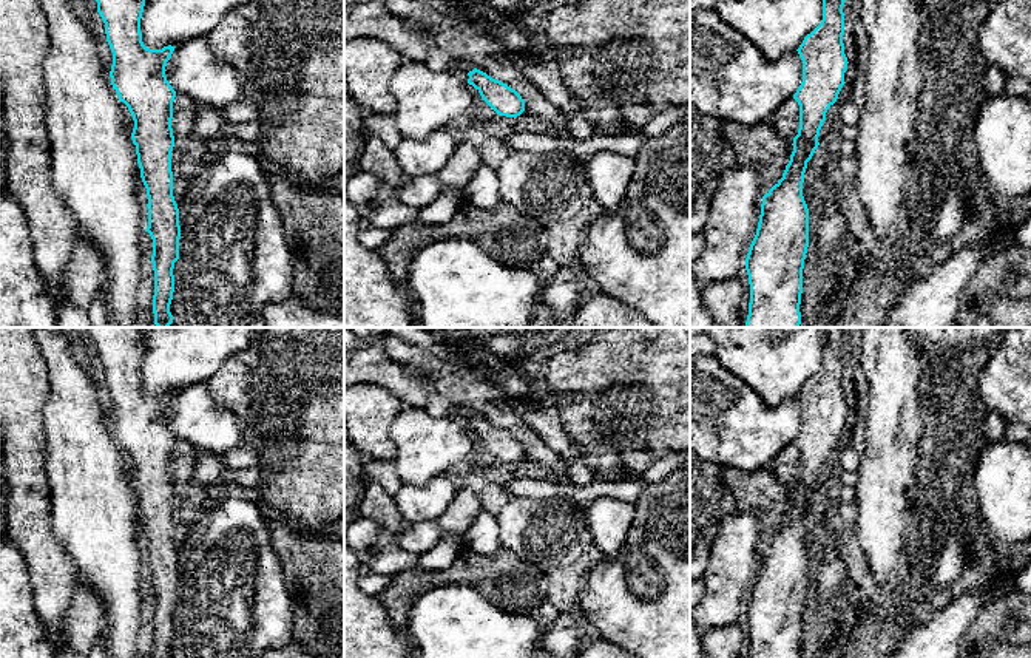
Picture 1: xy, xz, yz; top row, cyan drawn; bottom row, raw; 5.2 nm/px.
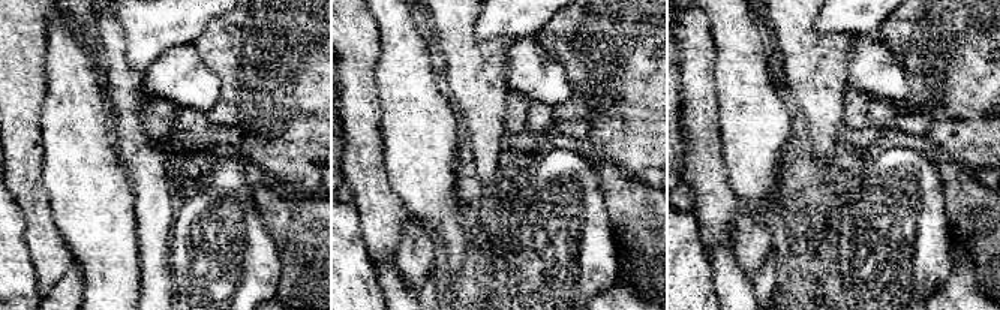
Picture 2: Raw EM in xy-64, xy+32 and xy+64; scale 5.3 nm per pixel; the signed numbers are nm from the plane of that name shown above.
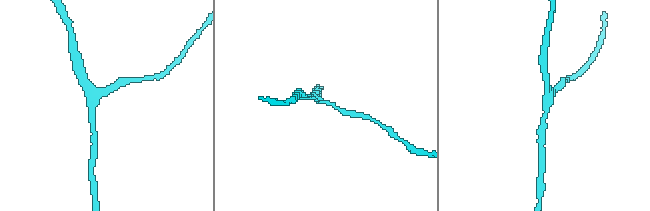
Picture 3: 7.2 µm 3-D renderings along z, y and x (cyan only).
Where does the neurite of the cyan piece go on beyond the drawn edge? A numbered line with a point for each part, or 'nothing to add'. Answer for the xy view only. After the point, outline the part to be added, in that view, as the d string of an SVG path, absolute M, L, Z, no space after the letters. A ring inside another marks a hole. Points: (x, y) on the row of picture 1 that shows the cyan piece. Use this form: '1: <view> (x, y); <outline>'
nothing to add

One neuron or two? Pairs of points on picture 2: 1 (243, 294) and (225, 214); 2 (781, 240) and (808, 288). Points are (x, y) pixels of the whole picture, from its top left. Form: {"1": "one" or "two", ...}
{"1": "one", "2": "one"}

